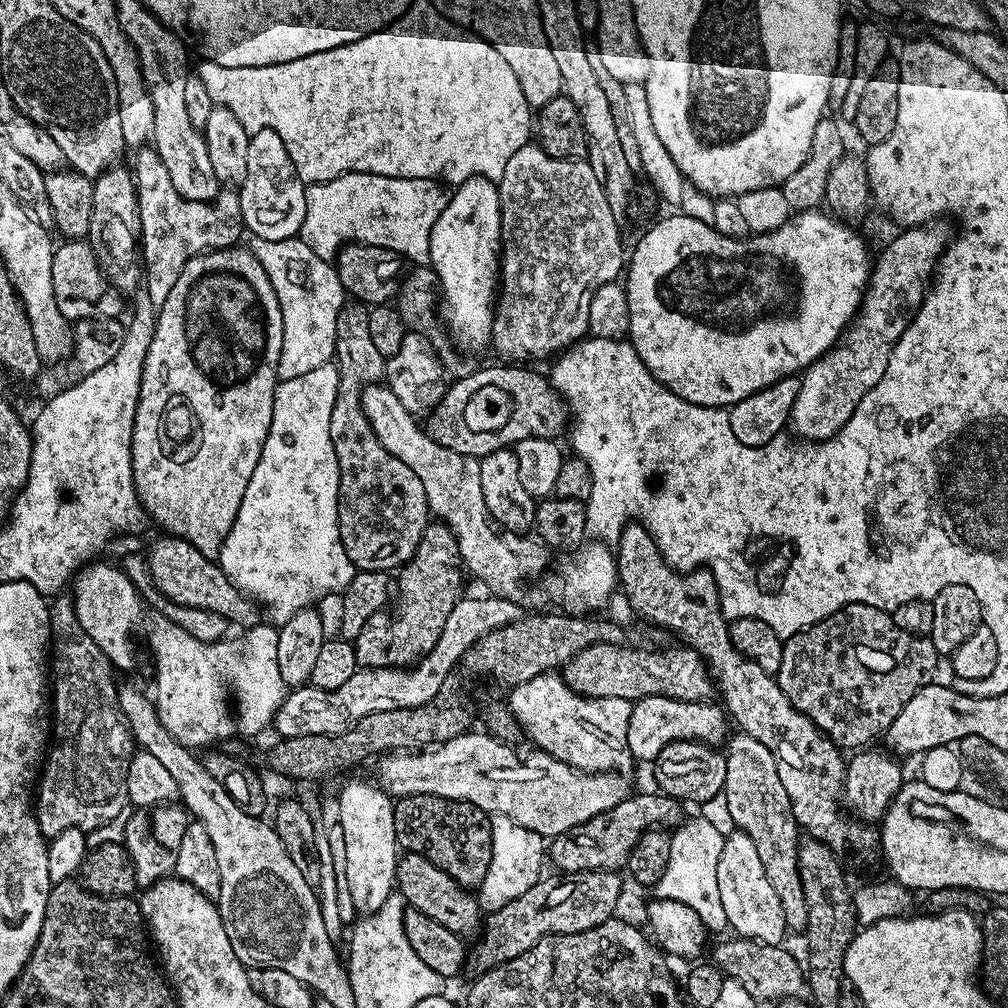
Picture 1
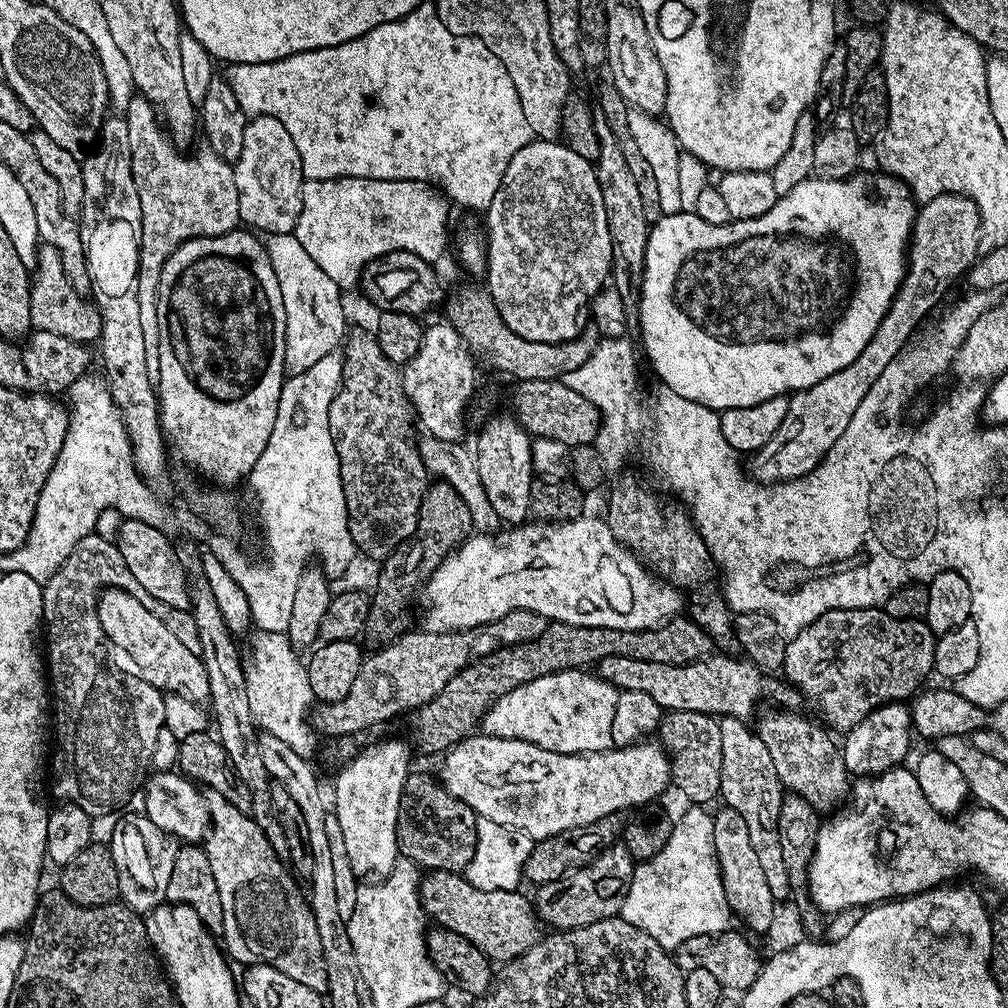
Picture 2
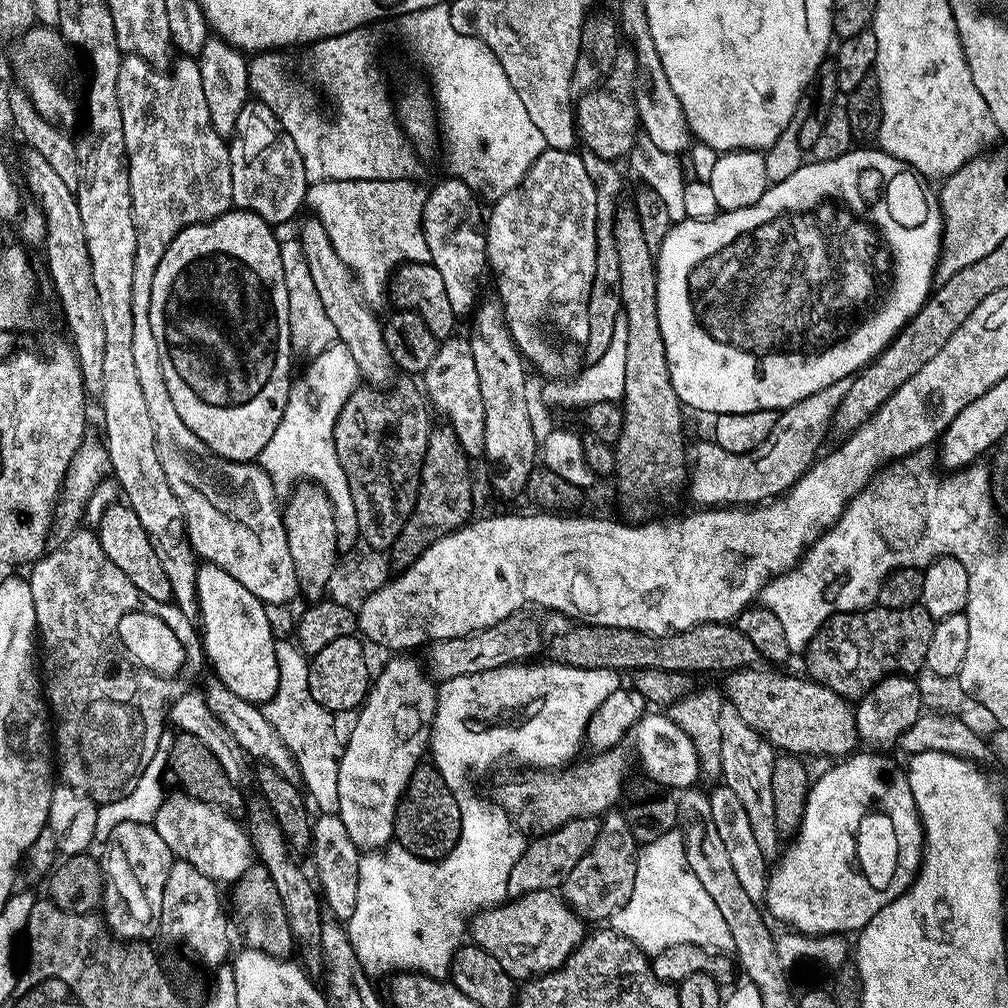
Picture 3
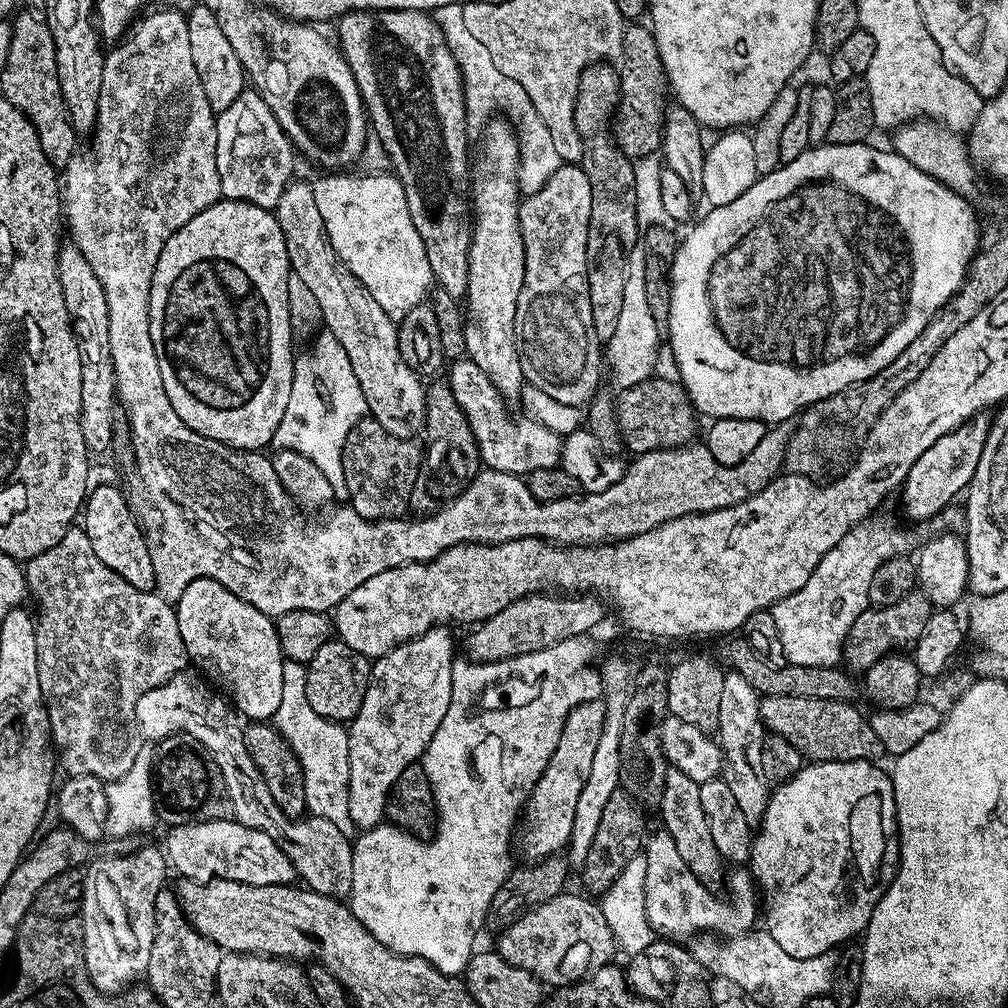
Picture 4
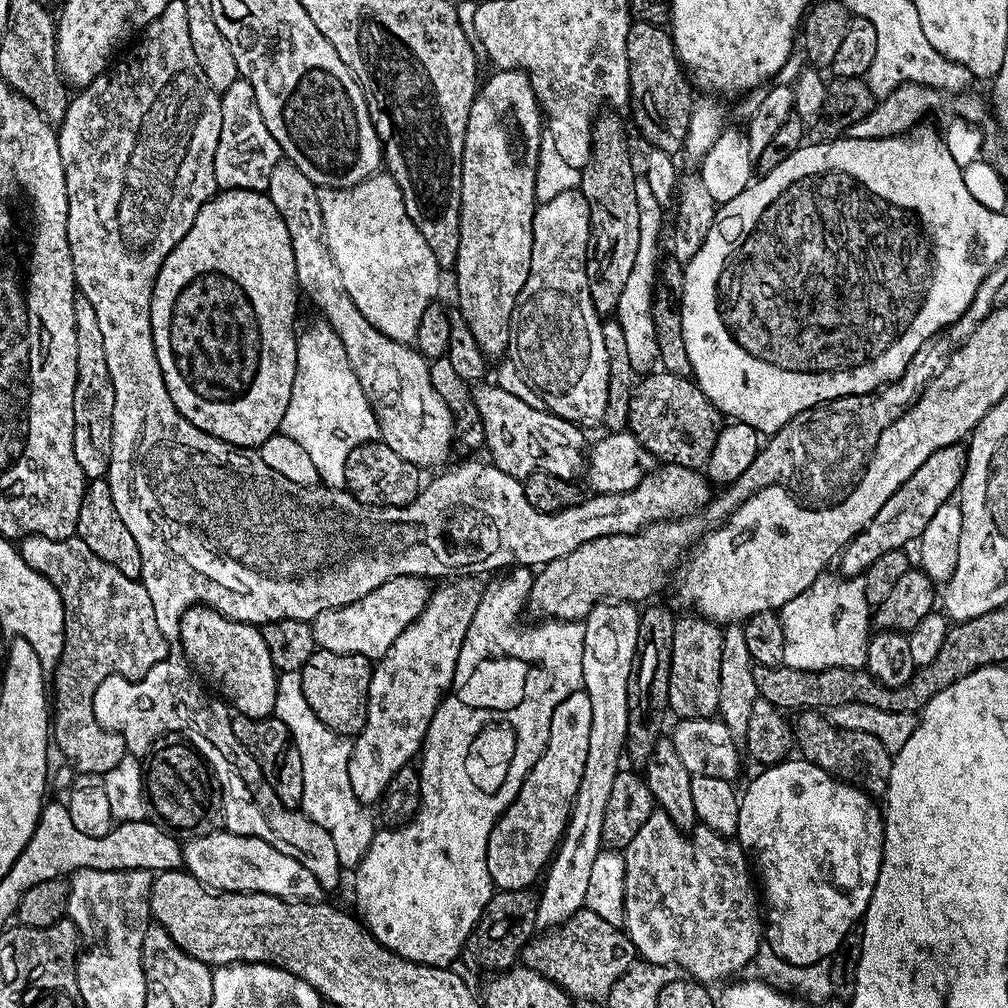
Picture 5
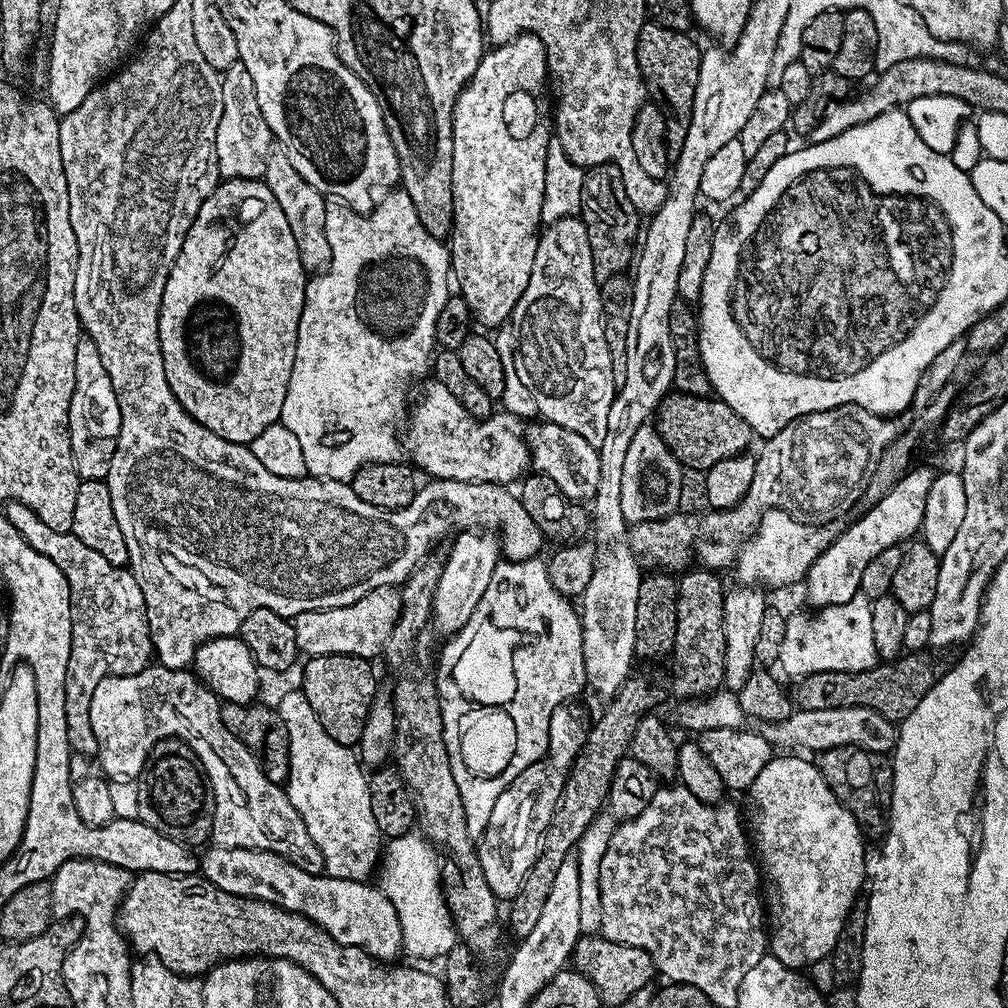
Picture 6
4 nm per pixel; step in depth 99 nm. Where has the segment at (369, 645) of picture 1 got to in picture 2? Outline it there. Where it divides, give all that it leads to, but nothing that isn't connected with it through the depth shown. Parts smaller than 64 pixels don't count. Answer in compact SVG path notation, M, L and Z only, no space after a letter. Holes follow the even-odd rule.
M429 483L424 489L424 497L418 510L418 526L414 534L379 565L376 593L371 593L368 605L366 632L380 640L379 642L397 639L409 627L408 603L417 599L418 593L434 574L434 570L438 570L441 562L451 552L455 552L473 532L470 512L466 510L466 502L462 502L459 494L446 483Z

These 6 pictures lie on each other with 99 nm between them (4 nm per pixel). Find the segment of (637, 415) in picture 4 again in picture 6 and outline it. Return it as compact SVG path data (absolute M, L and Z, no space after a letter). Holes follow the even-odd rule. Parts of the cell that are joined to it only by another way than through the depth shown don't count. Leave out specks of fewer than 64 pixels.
M673 391L662 399L656 412L656 427L660 437L672 447L681 465L688 470L708 471L714 463L728 457L743 455L754 440L752 427L724 400L719 398L686 395ZM658 420L658 421L657 421Z

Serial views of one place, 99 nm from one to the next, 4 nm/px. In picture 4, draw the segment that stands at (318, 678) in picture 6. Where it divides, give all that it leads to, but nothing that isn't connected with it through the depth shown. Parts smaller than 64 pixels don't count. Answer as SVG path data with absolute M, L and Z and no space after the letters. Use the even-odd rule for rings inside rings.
M333 638L314 654L307 665L306 699L314 714L327 720L351 722L362 706L362 698L366 698L368 679L372 677L372 664L369 657L358 654L358 650L350 650L339 638Z

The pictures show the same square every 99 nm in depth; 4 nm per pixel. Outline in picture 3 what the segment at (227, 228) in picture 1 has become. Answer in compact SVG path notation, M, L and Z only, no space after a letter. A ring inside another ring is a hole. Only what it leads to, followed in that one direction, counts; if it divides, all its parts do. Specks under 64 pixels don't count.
M131 54L125 55L120 61L120 69L118 70L118 106L122 110L122 134L124 135L124 151L126 153L126 159L128 161L128 177L130 178L130 202L132 203L132 213L134 214L134 226L136 227L136 253L134 254L134 290L132 294L132 309L134 310L134 343L132 343L132 353L134 354L134 367L138 373L138 382L142 385L142 395L146 397L146 410L150 414L150 422L154 422L154 438L156 439L156 449L158 450L158 462L162 462L162 470L166 474L166 478L170 482L170 488L174 491L175 496L182 503L184 519L187 522L187 534L188 540L191 542L192 549L197 554L199 559L203 561L212 562L222 570L226 570L228 574L234 576L238 582L242 583L245 588L248 588L256 597L263 601L268 606L284 606L287 605L295 595L299 595L299 580L297 578L297 571L294 570L294 560L290 555L288 534L284 531L284 518L282 515L281 505L275 504L272 501L272 495L274 495L274 489L272 486L272 480L266 474L266 470L260 467L259 463L249 462L247 460L227 460L222 458L218 454L214 454L210 450L210 446L206 446L206 442L202 438L198 438L198 434L194 434L190 430L190 426L186 426L186 422L182 422L182 418L178 418L178 410L174 410L174 402L170 402L170 390L166 390L166 374L162 374L162 358L158 358L158 342L154 339L154 330L150 330L150 290L152 289L152 283L154 282L154 270L158 266L158 262L162 262L162 254L166 254L166 246L170 246L170 242L174 242L174 238L183 228L189 228L191 224L204 224L208 220L213 220L218 218L223 212L229 211L233 207L232 203L232 163L230 162L230 154L228 153L229 145L226 143L225 137L218 134L218 130L214 130L214 126L210 122L210 109L206 106L206 94L202 90L202 74L200 73L199 63L193 57L181 55L179 59L171 65L170 70L161 70L159 68L153 68L152 65L147 64L141 56L134 56Z

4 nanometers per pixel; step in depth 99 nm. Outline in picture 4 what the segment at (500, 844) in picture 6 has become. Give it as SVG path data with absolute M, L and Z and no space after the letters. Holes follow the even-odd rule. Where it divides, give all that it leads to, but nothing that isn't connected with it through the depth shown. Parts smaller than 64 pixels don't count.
M603 699L582 702L574 706L574 710L570 710L562 726L558 746L554 754L550 754L546 770L542 770L534 790L528 795L527 804L522 809L523 819L528 819L528 824L519 825L514 836L514 844L518 852L520 847L525 861L544 860L547 856L563 853L567 849L573 829L575 806L586 784L590 766L593 765L594 752L597 749L599 735L602 734L605 718Z

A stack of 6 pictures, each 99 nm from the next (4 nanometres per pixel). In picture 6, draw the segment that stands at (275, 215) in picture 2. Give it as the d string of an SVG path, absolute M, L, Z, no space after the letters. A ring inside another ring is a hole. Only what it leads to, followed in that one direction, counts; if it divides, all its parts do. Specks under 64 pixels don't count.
M239 62L231 64L220 77L222 86L222 118L218 122L216 135L216 165L221 177L226 180L258 180L266 170L266 158L274 148L274 137L266 126L266 118L262 118L262 110L258 110L258 94L254 94L254 82L246 66Z

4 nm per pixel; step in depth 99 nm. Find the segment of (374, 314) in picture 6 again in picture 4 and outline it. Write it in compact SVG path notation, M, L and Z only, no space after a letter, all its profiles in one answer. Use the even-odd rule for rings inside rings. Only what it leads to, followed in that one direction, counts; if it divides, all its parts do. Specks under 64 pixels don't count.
M324 174L321 180L311 181L314 203L322 214L326 234L338 254L338 258L352 271L352 276L362 282L366 290L386 310L390 319L400 321L414 306L425 303L434 288L430 258L426 258L426 246L414 230L414 218L410 218L410 206L406 206L406 190L395 174ZM321 331L309 344L310 348L293 359L290 402L286 402L286 414L282 414L278 430L274 430L272 444L277 449L292 448L298 454L306 454L306 458L326 474L333 497L339 498L345 495L344 443L356 423L365 419L368 407L346 350L332 332Z

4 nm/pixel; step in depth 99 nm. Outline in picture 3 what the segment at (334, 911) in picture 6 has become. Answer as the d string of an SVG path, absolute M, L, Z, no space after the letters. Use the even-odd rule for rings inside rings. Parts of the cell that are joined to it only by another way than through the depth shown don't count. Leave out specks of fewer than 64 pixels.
M176 790L173 796L172 793L165 795L158 808L154 827L162 842L170 846L175 859L190 862L190 866L206 874L206 878L217 882L235 882L253 867L252 837L248 835L245 825L223 808L196 800L183 791Z

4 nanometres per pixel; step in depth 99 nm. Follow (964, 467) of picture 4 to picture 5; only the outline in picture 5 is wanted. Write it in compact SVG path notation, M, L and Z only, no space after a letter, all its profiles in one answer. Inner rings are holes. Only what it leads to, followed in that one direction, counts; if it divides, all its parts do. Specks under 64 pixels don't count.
M960 446L943 448L930 454L930 458L926 458L926 462L922 462L922 466L918 466L918 470L914 470L914 474L906 478L906 482L902 482L890 502L886 502L886 506L882 506L882 510L874 514L874 522L870 522L870 526L863 528L847 544L838 560L841 568L839 571L848 578L859 577L880 555L886 554L887 551L903 549L911 540L912 543L919 541L926 530L926 522L934 518L938 506L949 503L957 495L960 480L964 476L965 459L965 449Z

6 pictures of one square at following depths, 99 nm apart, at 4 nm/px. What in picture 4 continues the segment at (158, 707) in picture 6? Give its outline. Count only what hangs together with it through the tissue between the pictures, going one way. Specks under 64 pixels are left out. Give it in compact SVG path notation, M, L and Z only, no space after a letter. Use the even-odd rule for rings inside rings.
M181 670L169 678L165 684L159 684L156 688L145 688L144 693L136 699L134 705L136 722L140 726L141 733L148 738L159 738L158 736L172 738L175 737L172 736L175 732L185 732L188 735L185 737L192 738L196 732L195 726L204 732L205 740L211 743L211 755L214 756L220 752L220 756L230 758L231 765L236 766L245 778L250 778L251 796L256 799L256 805L259 806L261 813L274 822L277 830L276 842L290 858L297 877L311 891L323 896L351 897L352 875L354 874L353 841L344 836L342 830L338 830L338 826L326 822L326 818L308 814L298 820L289 820L288 816L282 814L275 805L270 790L266 790L266 782L262 782L262 774L254 766L254 758L250 758L250 754L246 750L244 728L242 724L239 724L241 721L238 719L233 705L219 691L213 690L207 679L201 678L195 671L187 672ZM180 710L192 716L195 726L187 724L180 717Z

